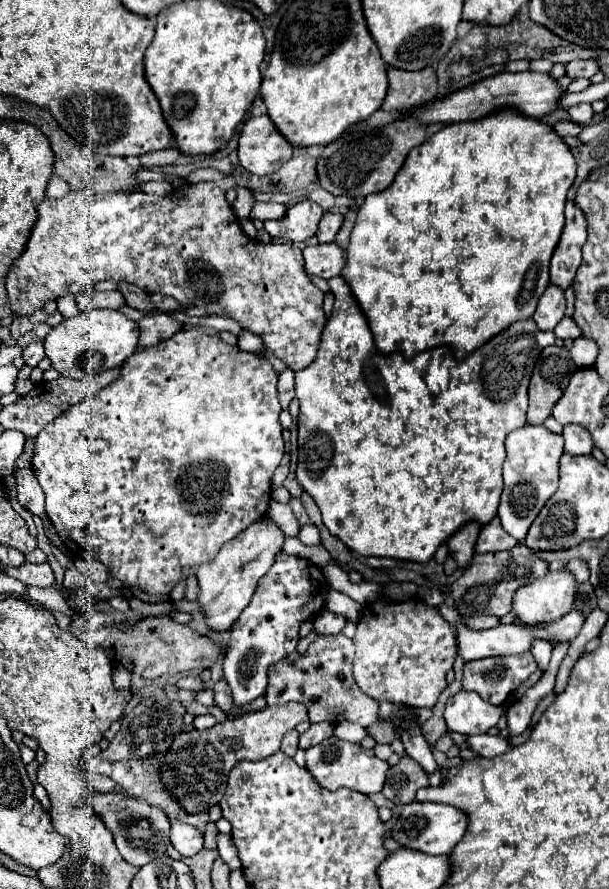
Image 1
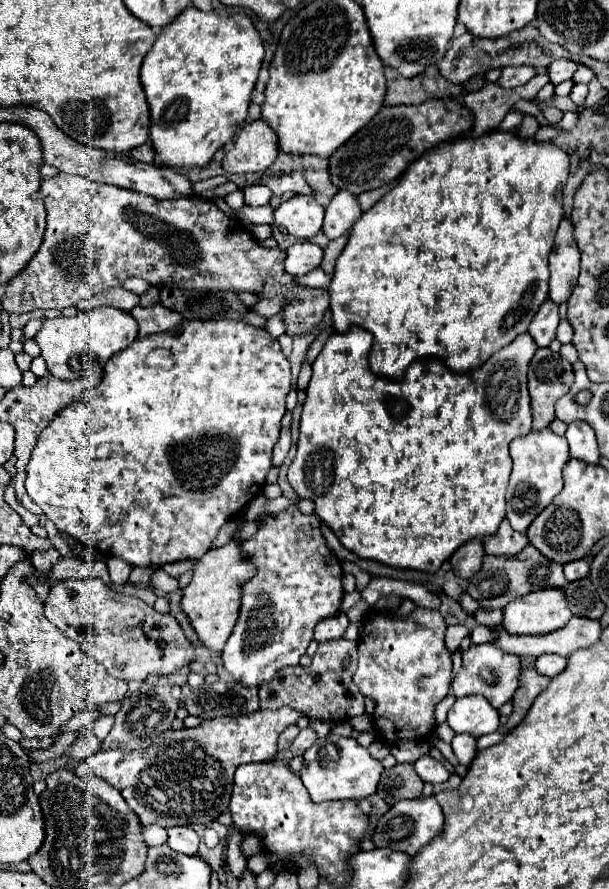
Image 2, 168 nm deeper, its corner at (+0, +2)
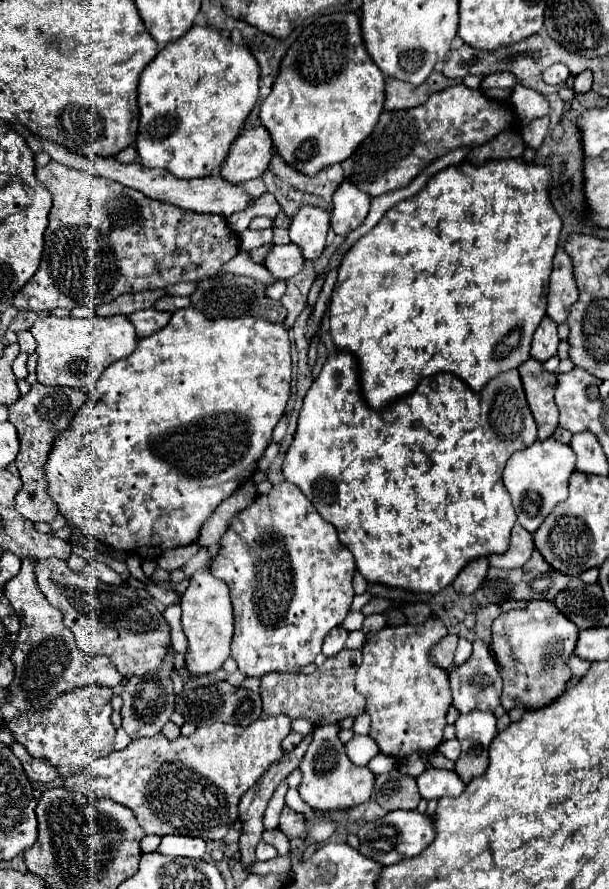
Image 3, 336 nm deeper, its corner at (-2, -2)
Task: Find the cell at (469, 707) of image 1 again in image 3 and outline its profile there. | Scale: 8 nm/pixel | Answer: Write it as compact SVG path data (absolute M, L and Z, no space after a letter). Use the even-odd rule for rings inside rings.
M485 711L467 713L457 719L455 729L461 743L461 755L455 761L455 773L463 783L485 773L489 765L489 745L497 735L495 721L495 715Z

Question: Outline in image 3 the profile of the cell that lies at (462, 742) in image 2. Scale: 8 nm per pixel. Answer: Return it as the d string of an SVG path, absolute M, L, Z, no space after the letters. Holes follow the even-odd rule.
M451 739L451 741L443 741L441 745L439 745L439 751L443 751L443 755L447 757L447 759L451 759L451 761L457 761L457 757L459 757L459 741L457 739Z

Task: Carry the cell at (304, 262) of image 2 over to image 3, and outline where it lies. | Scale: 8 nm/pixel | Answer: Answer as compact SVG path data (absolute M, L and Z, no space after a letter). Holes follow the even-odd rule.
M289 243L289 245L273 245L263 261L263 267L275 279L289 279L303 269L303 263L305 261L299 249L293 243Z

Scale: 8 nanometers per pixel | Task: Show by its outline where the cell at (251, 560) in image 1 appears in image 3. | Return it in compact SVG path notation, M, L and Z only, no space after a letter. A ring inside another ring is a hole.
M209 569L197 571L191 579L189 589L181 595L183 609L183 631L187 637L187 653L185 653L185 669L189 675L207 675L225 663L229 657L229 643L233 633L233 617L231 617L231 599L227 585L211 577Z

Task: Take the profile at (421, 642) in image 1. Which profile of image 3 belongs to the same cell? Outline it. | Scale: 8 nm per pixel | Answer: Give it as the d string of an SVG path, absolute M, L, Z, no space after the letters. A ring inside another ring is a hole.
M433 617L423 625L385 627L365 641L355 687L367 699L365 711L371 717L369 737L381 753L403 759L415 751L433 751L443 741L445 715L451 707L449 677L445 669L431 663L429 649L445 635L447 627L439 617Z

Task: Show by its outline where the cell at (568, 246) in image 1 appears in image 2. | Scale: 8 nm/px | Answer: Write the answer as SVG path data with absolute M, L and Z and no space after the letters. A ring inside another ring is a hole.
M563 217L549 255L549 299L553 299L555 303L563 303L571 297L573 285L579 277L579 263L581 255L573 237L573 223L569 217Z

